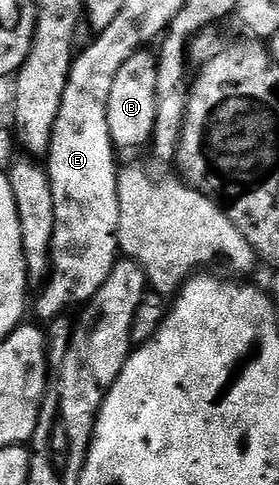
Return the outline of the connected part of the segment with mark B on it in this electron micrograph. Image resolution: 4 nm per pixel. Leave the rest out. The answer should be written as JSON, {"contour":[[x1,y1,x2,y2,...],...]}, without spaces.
{"contour":[[139,49,120,65,116,81,112,81,112,93,108,93,108,129,119,152,142,147,154,137,156,121,156,73,158,60,150,49]]}

